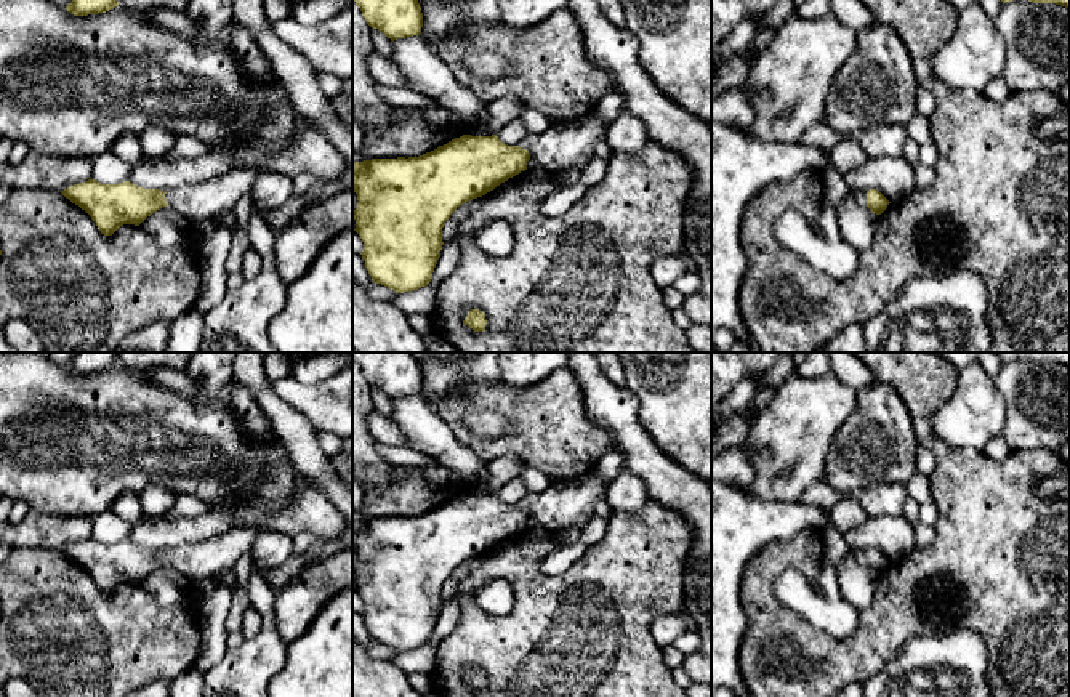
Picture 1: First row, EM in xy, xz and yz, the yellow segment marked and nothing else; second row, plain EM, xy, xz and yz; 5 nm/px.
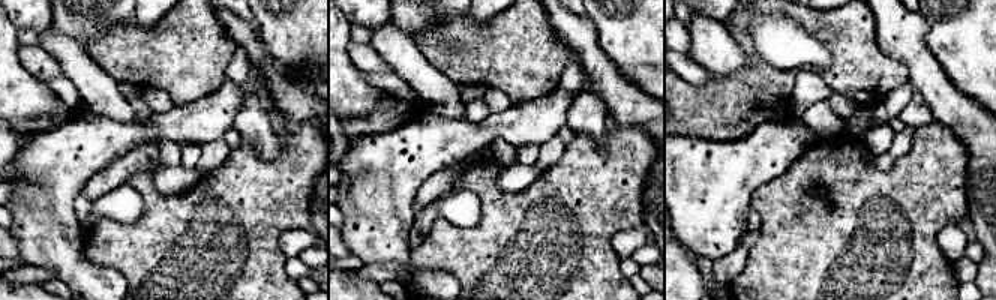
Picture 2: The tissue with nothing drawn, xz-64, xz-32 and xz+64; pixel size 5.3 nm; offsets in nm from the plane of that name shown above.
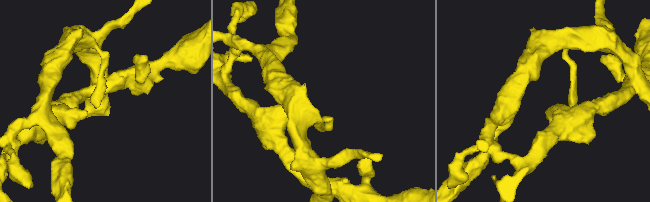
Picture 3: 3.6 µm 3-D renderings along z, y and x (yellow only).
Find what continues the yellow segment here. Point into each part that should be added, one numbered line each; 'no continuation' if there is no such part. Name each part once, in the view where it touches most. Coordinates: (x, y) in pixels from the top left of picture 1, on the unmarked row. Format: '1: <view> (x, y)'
1: xz (564, 503)

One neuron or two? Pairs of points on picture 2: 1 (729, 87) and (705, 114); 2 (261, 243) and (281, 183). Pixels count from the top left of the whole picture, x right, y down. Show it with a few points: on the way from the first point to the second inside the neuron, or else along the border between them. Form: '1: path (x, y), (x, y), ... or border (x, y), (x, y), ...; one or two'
1: path (726, 93), (711, 108); one
2: path (261, 228), (261, 204), (267, 198); one

